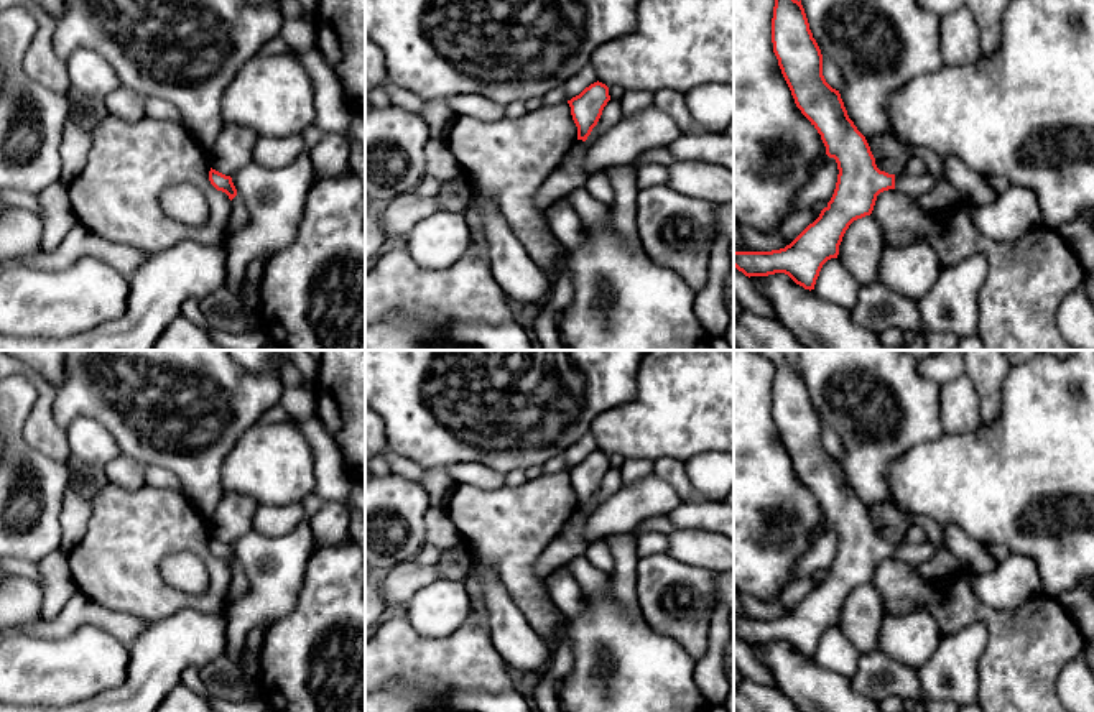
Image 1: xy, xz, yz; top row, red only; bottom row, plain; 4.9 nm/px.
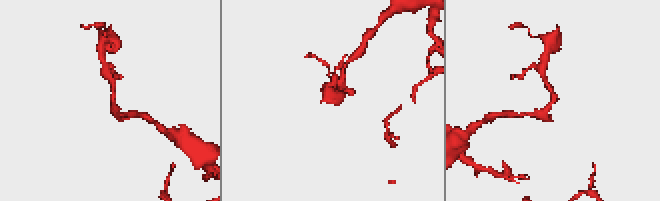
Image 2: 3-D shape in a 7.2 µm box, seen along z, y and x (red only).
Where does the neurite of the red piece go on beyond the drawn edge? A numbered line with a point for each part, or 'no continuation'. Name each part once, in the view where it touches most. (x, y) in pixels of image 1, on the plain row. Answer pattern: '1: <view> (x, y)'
1: yz (915, 554)

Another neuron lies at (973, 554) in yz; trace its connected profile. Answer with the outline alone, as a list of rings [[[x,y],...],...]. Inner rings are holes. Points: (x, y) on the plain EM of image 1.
[[[957,525],[941,526],[944,544],[962,567],[974,574],[987,574],[997,567],[997,561],[987,552],[985,544],[967,536]]]

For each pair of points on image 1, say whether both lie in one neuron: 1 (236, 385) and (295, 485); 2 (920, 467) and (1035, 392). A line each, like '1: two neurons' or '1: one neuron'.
1: two neurons
2: one neuron

